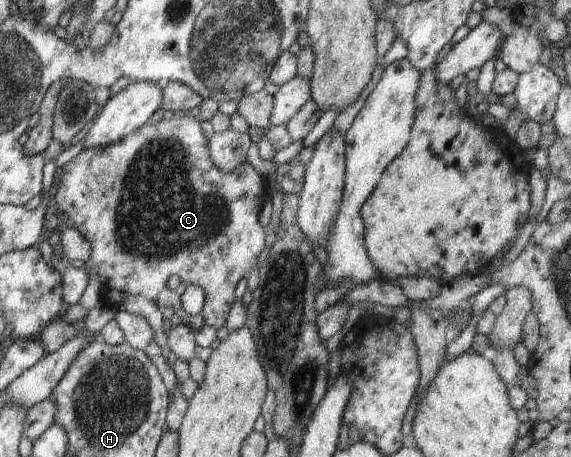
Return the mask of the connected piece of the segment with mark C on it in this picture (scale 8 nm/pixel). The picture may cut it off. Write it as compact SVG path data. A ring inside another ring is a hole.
M185 115L183 118L163 119L151 125L145 123L136 131L125 135L116 143L107 145L105 148L84 148L74 159L63 165L60 183L55 195L55 202L59 210L72 218L75 223L74 227L80 231L82 238L90 242L90 259L85 266L94 266L97 269L102 291L112 290L128 293L131 296L144 296L162 309L172 307L174 313L182 320L182 324L192 327L194 331L199 330L202 326L210 326L218 330L225 325L228 312L235 301L234 289L236 289L238 281L242 277L251 277L252 271L256 269L256 258L265 249L264 240L266 239L266 231L258 222L258 217L264 205L264 195L268 192L268 189L264 187L266 183L262 181L262 176L247 161L242 162L231 172L220 171L213 164L213 159L209 154L209 142L200 125L201 122L198 119L189 115ZM174 276L178 276L181 283L178 287L170 289L167 282ZM190 284L200 286L205 295L204 307L195 316L188 315L181 304L182 292Z

